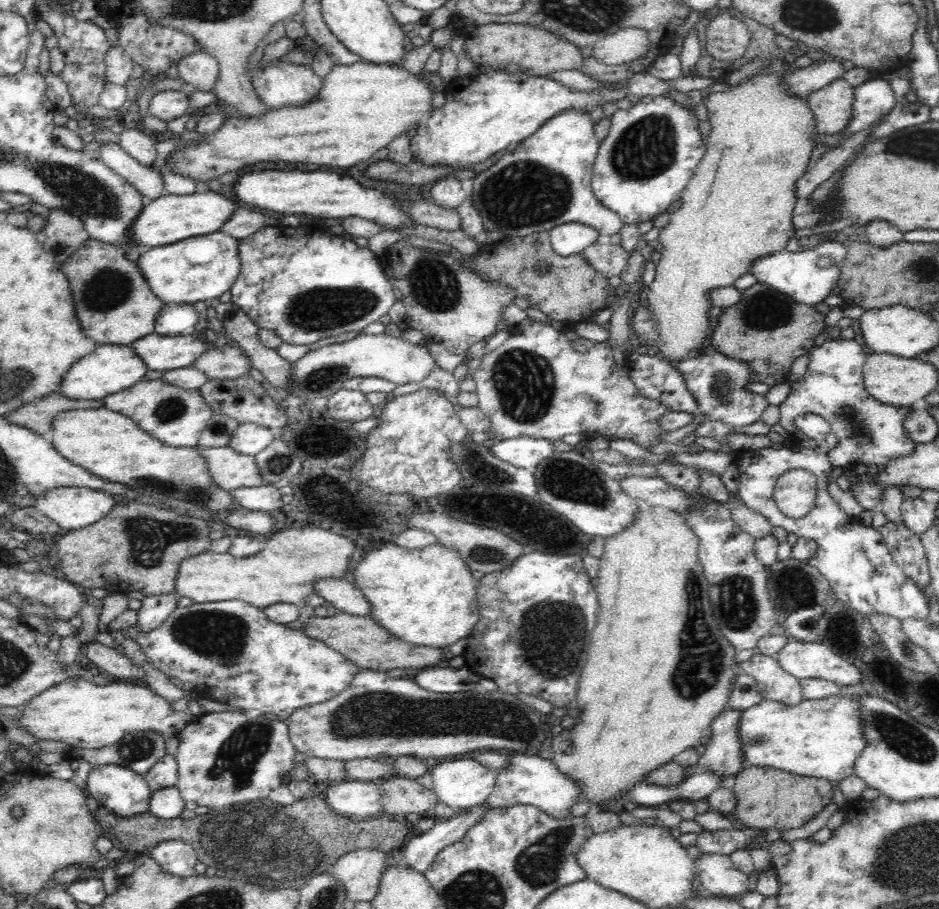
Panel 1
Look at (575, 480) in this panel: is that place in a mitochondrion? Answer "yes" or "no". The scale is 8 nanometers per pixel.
yes

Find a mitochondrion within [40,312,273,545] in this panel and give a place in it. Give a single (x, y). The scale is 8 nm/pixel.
(196, 495)

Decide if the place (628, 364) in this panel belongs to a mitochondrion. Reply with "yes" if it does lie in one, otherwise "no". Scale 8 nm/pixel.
no

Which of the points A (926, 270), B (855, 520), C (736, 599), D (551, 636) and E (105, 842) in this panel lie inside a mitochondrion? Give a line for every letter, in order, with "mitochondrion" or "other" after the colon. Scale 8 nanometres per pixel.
A: mitochondrion
B: other
C: mitochondrion
D: mitochondrion
E: other

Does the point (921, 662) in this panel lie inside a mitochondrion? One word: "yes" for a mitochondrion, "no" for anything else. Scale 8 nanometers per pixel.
no

